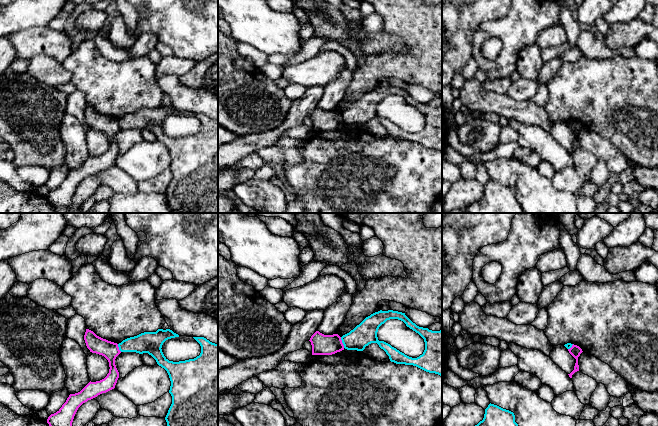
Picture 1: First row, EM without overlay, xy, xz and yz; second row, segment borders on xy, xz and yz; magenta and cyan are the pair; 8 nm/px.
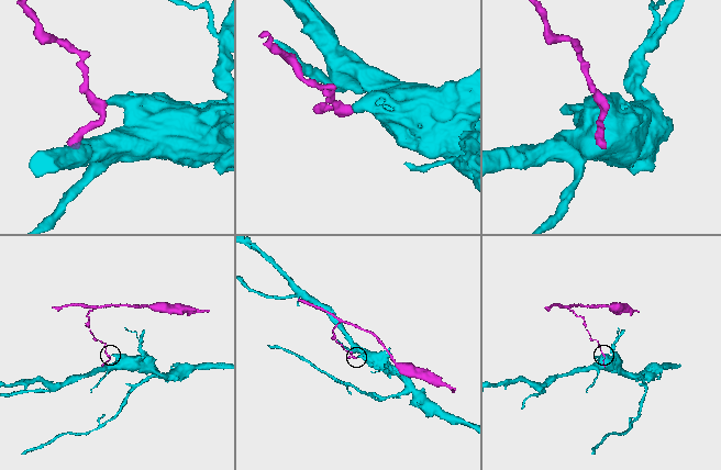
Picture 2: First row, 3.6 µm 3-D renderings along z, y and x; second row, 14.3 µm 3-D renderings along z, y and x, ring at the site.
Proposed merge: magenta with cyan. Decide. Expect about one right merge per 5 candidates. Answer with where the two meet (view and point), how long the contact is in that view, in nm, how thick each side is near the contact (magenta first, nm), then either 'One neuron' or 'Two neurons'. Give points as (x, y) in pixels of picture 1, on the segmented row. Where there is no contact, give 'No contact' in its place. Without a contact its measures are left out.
Touches magenta at xz (341, 342). Shared border 90 nm. Thickness 160 nm (magenta) against 180 nm. Two neurons

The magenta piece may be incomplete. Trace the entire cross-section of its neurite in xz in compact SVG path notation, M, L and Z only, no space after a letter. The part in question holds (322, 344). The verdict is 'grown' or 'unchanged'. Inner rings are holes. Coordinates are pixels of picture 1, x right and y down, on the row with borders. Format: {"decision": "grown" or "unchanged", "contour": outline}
{"decision": "unchanged", "contour": "M316 331L309 341L312 345L312 355L332 355L344 350L344 345L338 334L324 335Z"}

